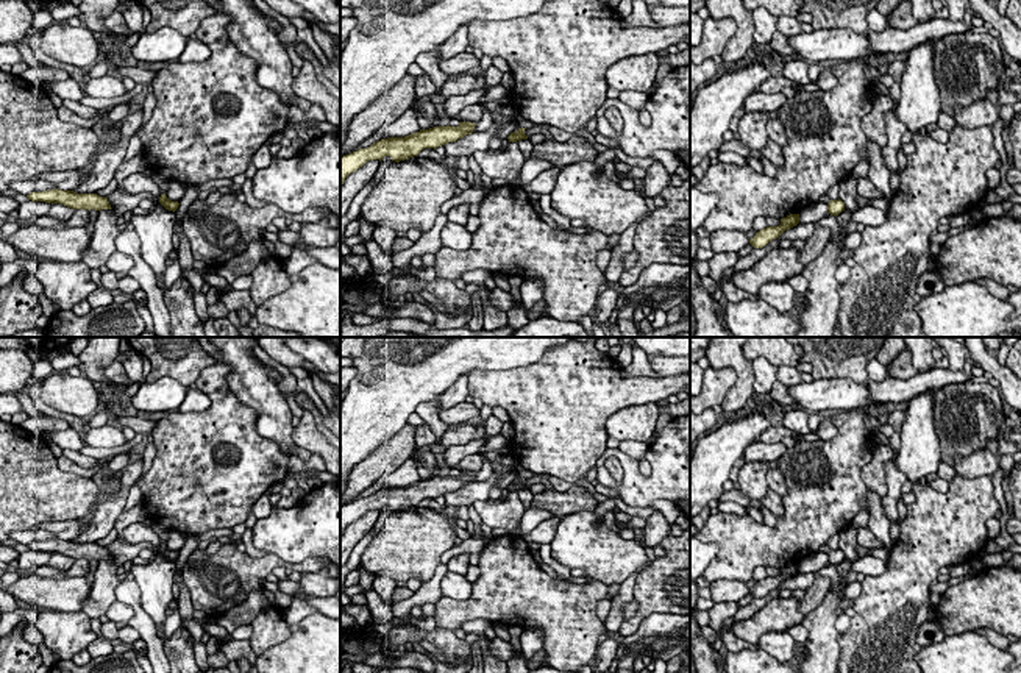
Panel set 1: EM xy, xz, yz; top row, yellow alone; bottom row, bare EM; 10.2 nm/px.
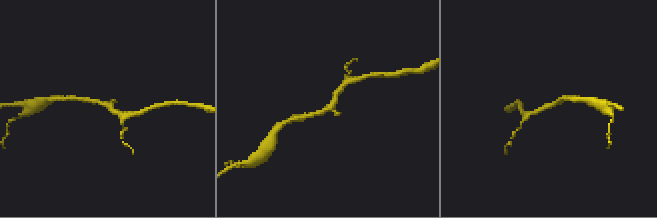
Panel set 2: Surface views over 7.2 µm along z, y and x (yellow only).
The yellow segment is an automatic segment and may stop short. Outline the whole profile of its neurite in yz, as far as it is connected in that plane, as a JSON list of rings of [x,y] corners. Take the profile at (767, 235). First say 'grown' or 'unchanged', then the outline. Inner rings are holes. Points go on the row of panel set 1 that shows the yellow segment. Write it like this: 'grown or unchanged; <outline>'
unchanged; [[[790,214],[784,219],[781,219],[779,226],[767,226],[767,228],[757,231],[756,236],[752,239],[749,239],[749,244],[754,248],[762,248],[773,239],[777,239],[784,231],[796,226],[798,223],[799,223],[799,214]]]

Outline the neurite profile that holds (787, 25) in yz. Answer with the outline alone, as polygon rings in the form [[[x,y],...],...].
[[[781,16],[776,22],[776,31],[790,37],[802,33],[802,28],[796,17]]]

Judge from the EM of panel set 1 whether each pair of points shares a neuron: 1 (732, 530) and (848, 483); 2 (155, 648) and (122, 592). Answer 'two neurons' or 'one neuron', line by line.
1: one neuron
2: one neuron

